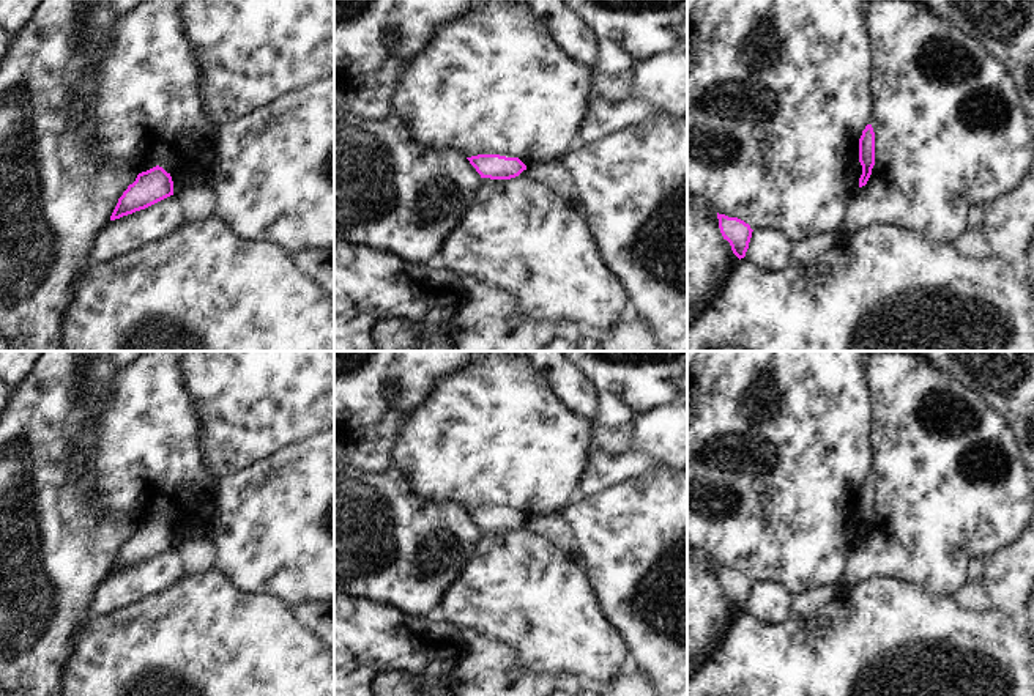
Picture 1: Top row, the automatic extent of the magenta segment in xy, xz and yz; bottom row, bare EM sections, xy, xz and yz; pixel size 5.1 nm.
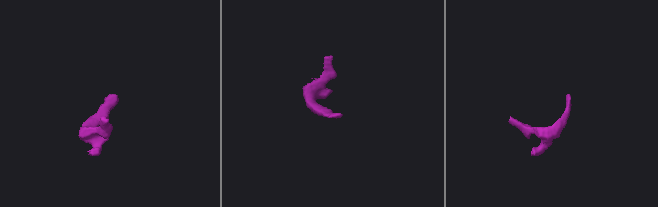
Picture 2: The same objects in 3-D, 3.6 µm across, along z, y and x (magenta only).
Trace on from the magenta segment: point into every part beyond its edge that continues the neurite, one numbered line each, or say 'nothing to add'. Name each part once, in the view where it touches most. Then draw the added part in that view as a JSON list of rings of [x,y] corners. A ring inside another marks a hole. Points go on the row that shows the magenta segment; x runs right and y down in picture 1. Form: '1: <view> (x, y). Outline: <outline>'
nothing to add.

